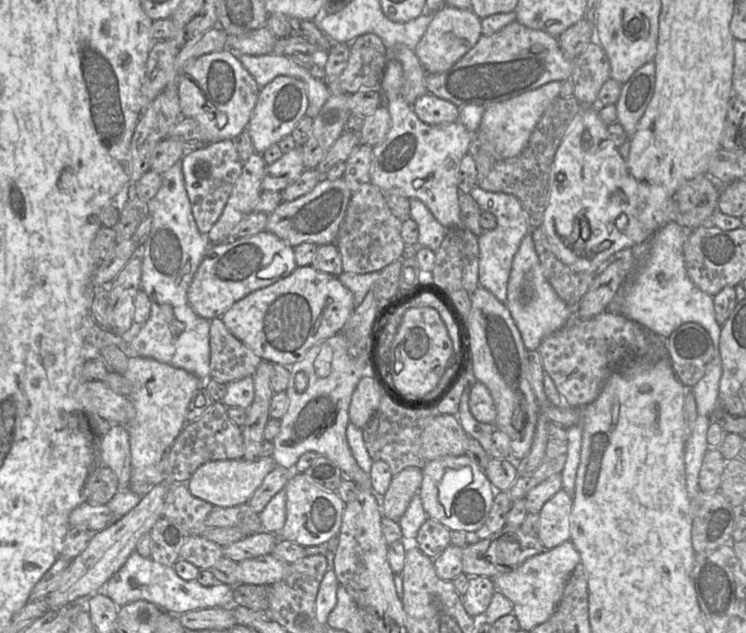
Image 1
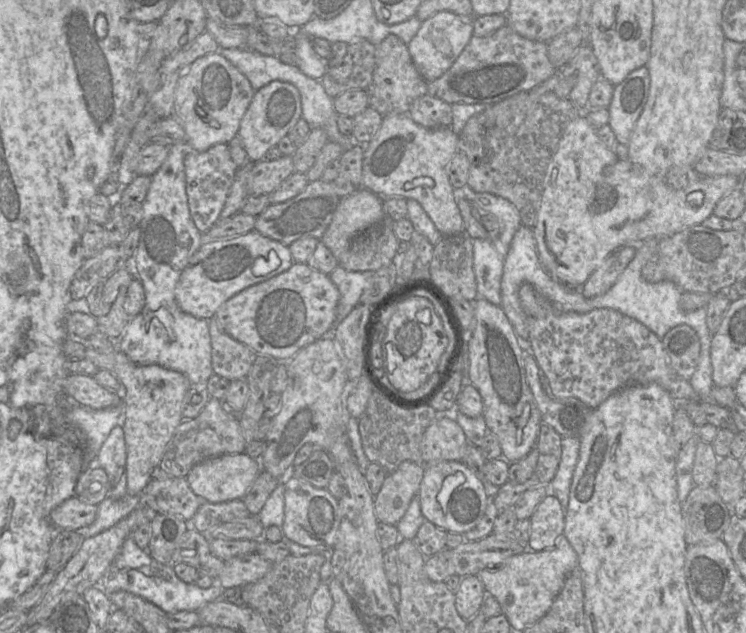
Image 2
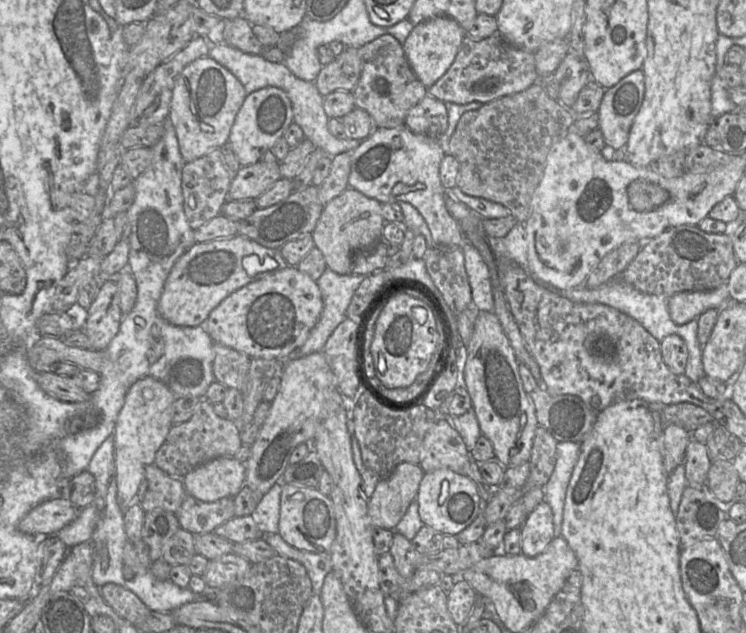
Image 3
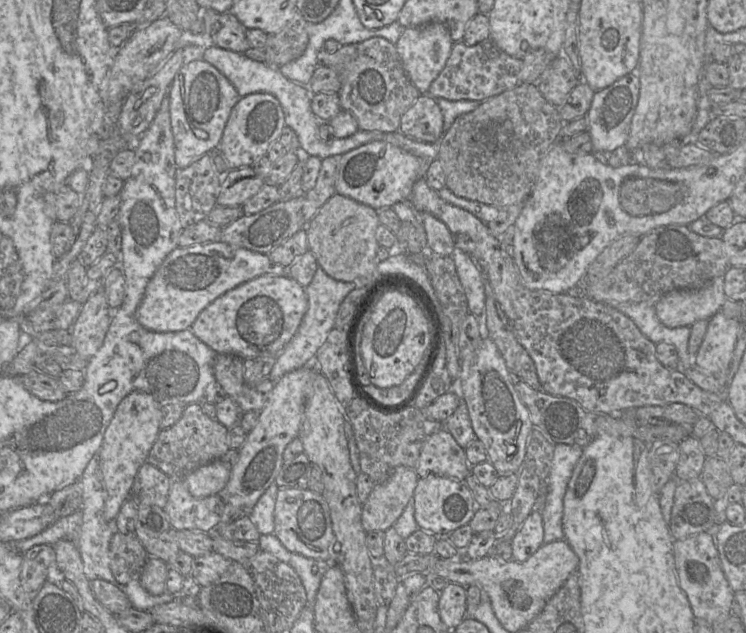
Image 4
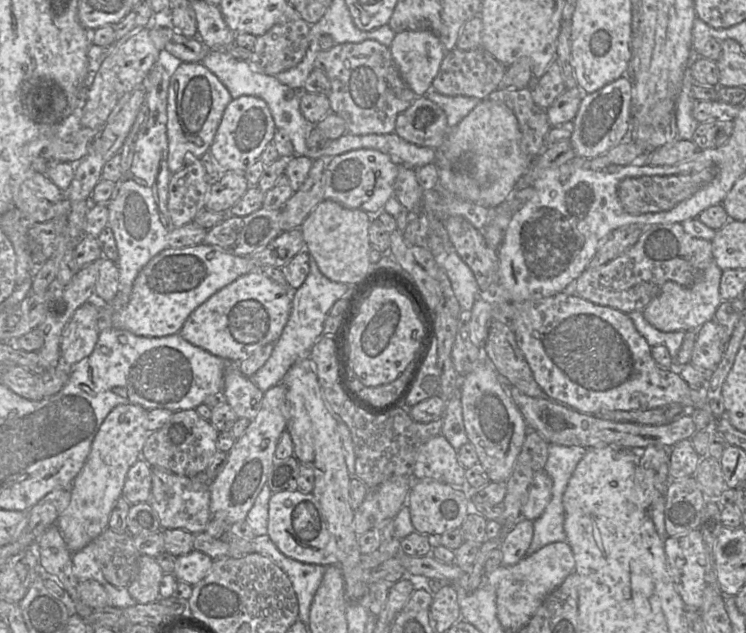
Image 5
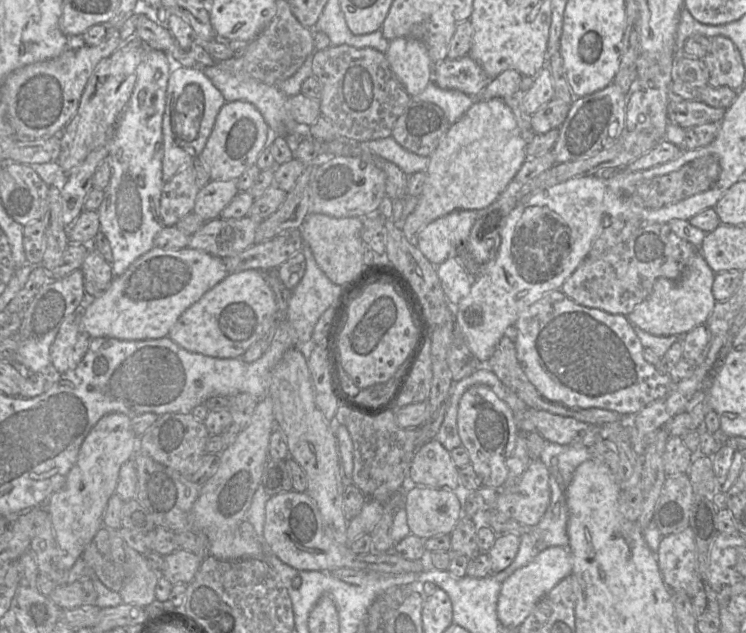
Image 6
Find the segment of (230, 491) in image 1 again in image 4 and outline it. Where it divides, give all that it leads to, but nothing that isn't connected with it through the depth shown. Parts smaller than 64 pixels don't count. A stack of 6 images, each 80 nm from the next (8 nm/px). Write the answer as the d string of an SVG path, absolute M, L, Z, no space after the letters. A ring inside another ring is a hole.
M216 459L190 472L182 480L195 498L218 495L227 485L231 464Z

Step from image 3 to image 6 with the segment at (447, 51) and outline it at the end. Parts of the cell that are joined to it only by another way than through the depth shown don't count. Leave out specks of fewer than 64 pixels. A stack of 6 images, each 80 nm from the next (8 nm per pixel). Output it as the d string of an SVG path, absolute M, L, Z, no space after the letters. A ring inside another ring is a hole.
M408 37L396 38L385 54L392 71L411 97L420 94L433 80L434 64L423 42Z

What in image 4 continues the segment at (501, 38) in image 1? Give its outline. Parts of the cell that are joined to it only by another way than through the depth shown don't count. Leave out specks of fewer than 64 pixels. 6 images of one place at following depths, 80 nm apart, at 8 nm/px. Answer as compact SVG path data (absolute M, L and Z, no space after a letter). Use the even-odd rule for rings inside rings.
M485 39L473 46L463 41L454 43L445 67L431 83L428 95L434 99L445 98L451 101L484 101L519 84L519 73L523 61L500 50L491 39Z

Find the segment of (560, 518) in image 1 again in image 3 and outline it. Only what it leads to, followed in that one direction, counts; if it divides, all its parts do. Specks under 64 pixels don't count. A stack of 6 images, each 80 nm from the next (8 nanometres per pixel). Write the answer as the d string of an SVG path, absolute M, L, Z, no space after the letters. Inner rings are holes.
M542 501L528 514L521 526L521 553L527 557L535 557L554 538L553 513L549 504Z

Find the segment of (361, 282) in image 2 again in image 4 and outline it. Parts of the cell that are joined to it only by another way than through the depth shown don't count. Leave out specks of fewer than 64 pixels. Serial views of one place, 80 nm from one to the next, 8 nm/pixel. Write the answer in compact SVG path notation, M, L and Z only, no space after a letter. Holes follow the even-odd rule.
M318 265L311 283L304 288L308 299L307 311L291 341L276 356L274 366L268 376L270 380L276 382L286 373L312 364L317 350L325 342L329 332L334 327L340 304L355 288L355 282L335 280Z

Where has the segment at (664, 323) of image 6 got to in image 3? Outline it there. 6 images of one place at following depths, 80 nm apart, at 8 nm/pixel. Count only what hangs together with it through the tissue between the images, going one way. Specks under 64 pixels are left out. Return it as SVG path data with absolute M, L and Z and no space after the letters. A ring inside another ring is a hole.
M727 284L712 290L680 292L668 298L670 318L675 324L683 325L711 308L721 309L730 299Z

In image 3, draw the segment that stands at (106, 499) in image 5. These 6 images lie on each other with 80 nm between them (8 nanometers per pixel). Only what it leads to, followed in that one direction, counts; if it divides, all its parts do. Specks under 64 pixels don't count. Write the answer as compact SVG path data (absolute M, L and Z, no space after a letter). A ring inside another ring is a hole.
M147 376L128 389L113 431L117 501L124 511L134 503L145 468L154 463L157 450L172 427L172 404L175 396L161 381Z

